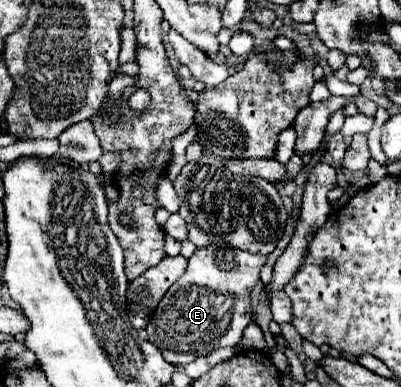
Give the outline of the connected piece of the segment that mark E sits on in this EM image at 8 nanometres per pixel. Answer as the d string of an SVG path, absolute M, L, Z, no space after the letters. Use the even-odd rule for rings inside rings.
M233 247L195 249L185 275L163 295L145 327L149 341L155 343L163 357L171 361L171 365L177 365L177 369L183 369L197 357L209 355L219 347L237 345L243 329L251 323L247 313L251 289L259 281L259 271L265 261L265 255L245 253Z

